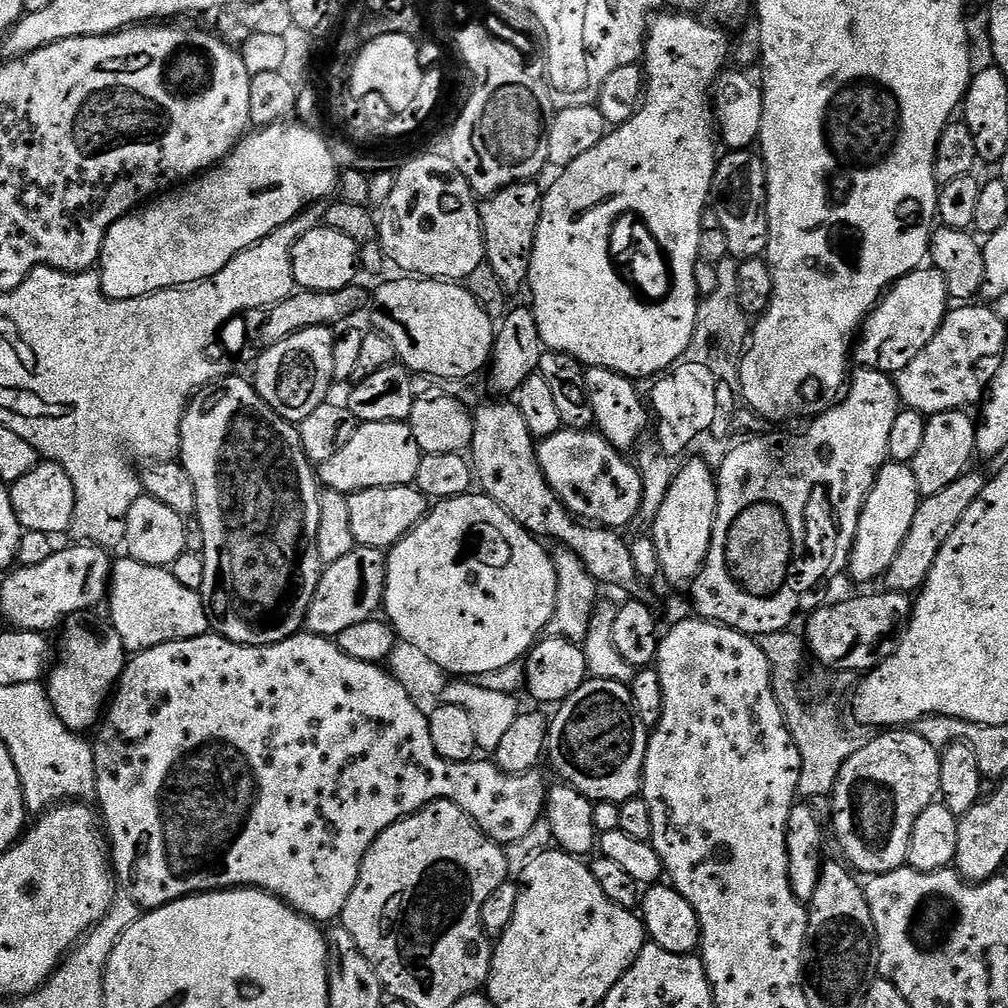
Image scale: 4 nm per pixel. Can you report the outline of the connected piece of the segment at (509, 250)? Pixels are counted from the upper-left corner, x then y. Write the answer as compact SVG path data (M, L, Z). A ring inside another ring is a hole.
M536 182L511 184L487 197L479 205L485 261L494 270L494 274L498 274L505 292L509 294L515 294L519 288L523 289L528 282L534 238L544 201L542 188L538 185Z

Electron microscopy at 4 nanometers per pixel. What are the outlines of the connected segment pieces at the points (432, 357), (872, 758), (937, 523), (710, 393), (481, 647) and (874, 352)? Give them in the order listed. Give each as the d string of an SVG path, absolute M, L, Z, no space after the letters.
M400 278L404 280L388 280L376 293L371 293L370 308L372 304L372 324L371 327L377 332L381 332L388 341L394 346L396 358L399 363L408 369L409 373L422 376L437 376L438 378L450 378L451 380L467 381L467 376L472 376L475 372L485 371L486 365L491 361L492 349L494 347L494 321L491 316L482 310L482 306L470 294L467 287L460 282L449 282L446 280L434 280L431 278Z
M884 730L873 736L876 737L873 740L866 741L861 748L859 745L848 755L846 762L841 764L838 770L838 778L834 782L830 793L830 801L832 800L832 828L836 831L836 840L840 843L841 850L844 851L845 858L843 857L843 859L857 873L868 872L867 875L869 877L880 876L883 872L893 872L907 865L908 851L910 850L910 834L914 830L914 822L918 818L918 814L922 814L922 810L926 810L926 806L937 803L940 794L940 752L937 748L930 746L930 742L925 742L915 730Z
M969 470L954 482L950 482L950 486L946 486L946 490L921 499L920 505L912 513L910 530L906 534L894 562L890 562L887 572L882 577L883 583L888 583L885 584L887 591L919 593L930 570L936 565L936 559L946 538L950 538L950 534L954 534L958 522L962 522L962 514L966 514L966 510L970 510L970 506L982 494L985 483L986 476L975 470Z
M686 366L674 376L666 372L654 383L650 398L648 397L650 408L655 419L656 416L659 419L656 429L661 433L664 448L674 454L682 450L694 434L702 433L708 422L714 420L714 406L718 403L714 398L714 383L708 370L700 366Z
M469 494L467 496L456 496L452 500L441 500L429 511L428 515L420 521L420 525L411 528L404 537L392 545L387 553L388 569L386 570L386 612L388 608L387 623L396 630L396 635L401 641L404 640L412 648L421 652L423 659L436 664L447 674L456 678L488 678L491 672L500 672L508 668L512 663L523 661L533 644L541 639L542 633L551 625L554 606L556 605L556 563L553 557L543 548L537 537L527 532L502 506L483 494Z
M921 266L897 280L881 295L879 304L860 325L854 340L854 360L859 367L895 374L910 366L910 361L938 334L950 311L946 278L937 268Z

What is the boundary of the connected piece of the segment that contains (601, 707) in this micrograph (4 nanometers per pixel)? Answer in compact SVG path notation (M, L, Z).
M589 678L582 686L578 686L578 690L574 690L574 694L570 694L570 698L563 700L555 712L556 717L553 715L548 725L546 760L552 763L553 770L560 775L557 777L563 783L571 784L593 802L604 801L617 805L641 791L650 732L634 710L629 685Z

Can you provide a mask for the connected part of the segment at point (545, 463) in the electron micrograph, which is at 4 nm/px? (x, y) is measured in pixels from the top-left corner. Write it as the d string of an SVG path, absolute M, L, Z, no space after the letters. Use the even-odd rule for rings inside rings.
M561 430L539 441L536 461L548 485L573 516L601 528L624 530L640 515L643 478L639 467L596 430Z

